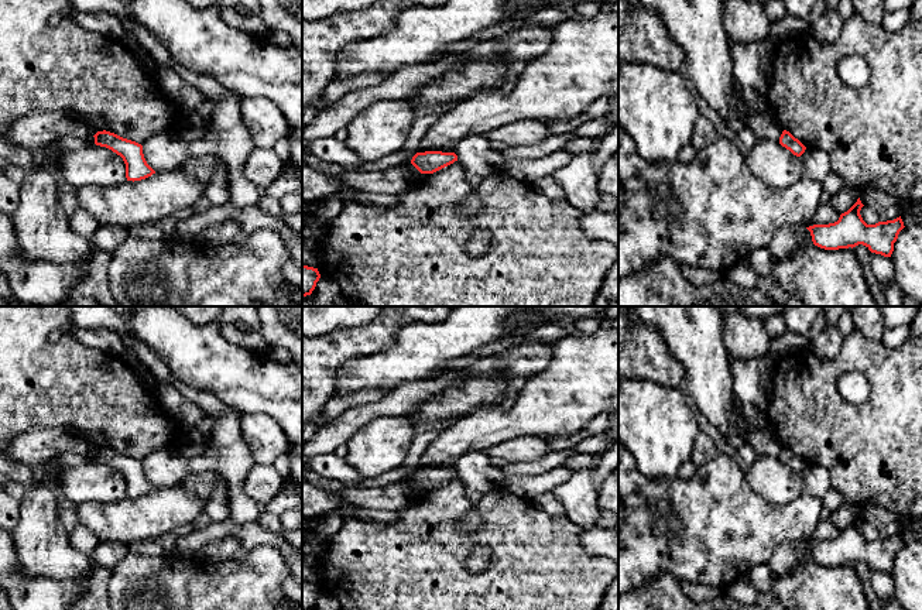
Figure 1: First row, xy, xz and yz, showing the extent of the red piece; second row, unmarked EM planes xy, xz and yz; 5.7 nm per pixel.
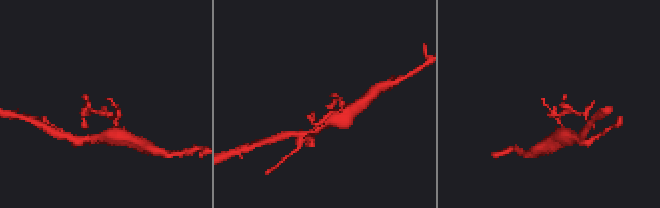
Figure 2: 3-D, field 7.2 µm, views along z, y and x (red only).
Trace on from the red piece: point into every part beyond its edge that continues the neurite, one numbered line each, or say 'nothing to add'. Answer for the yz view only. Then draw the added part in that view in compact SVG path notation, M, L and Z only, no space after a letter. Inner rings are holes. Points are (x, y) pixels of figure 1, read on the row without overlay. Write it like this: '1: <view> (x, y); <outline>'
nothing to add

